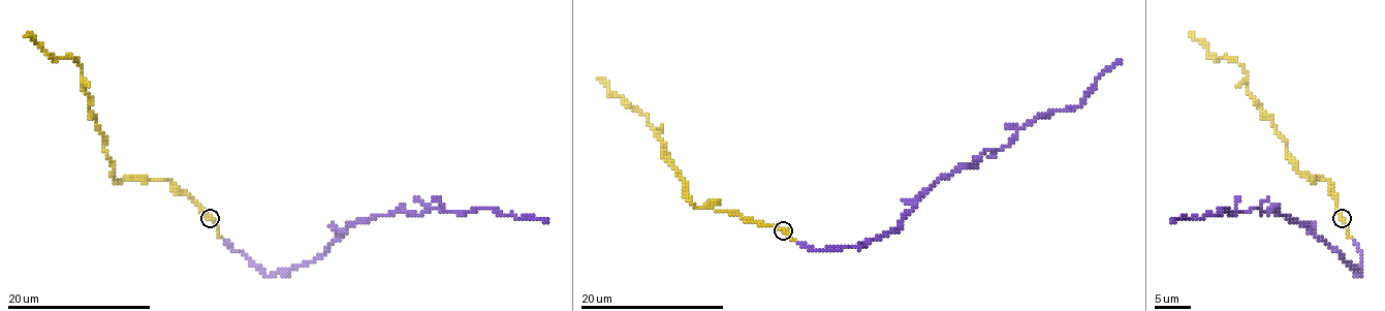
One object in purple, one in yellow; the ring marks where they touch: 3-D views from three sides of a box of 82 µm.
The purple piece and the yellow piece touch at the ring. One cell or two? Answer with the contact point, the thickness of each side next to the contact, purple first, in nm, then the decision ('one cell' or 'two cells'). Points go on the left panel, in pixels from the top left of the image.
(210, 218) | 100/190 nm | one cell

